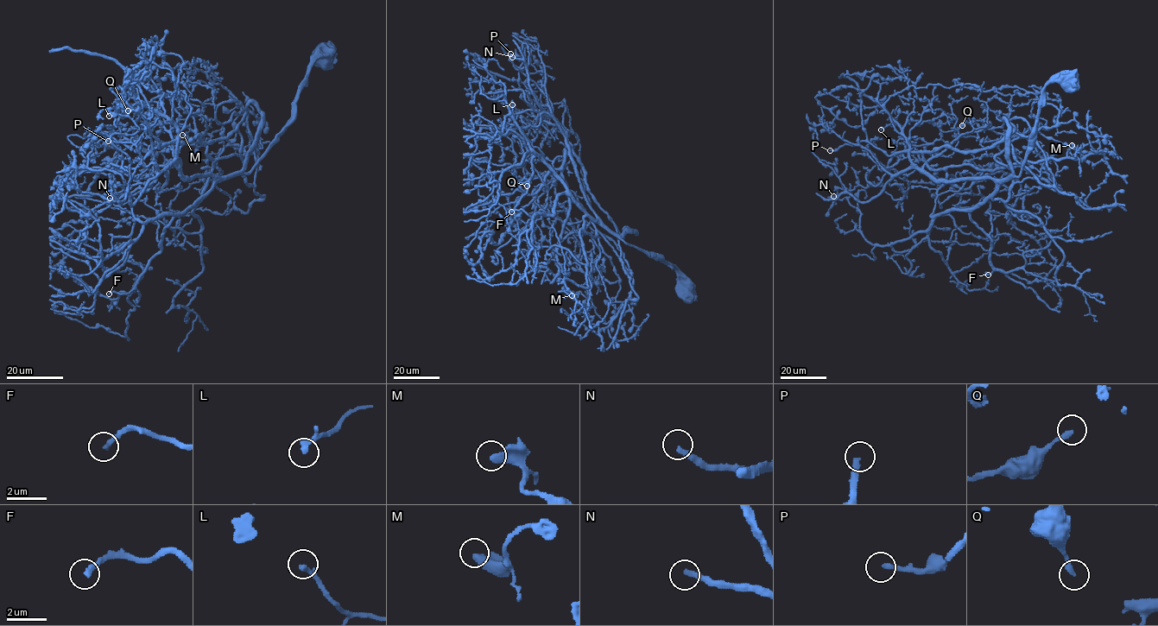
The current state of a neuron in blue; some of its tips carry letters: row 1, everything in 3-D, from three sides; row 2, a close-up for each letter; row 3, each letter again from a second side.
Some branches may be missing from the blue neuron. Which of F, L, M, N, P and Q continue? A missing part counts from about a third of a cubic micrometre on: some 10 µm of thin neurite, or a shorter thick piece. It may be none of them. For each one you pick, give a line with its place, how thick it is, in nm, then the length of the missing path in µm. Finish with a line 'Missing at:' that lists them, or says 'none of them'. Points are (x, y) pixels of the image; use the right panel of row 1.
F: place (988, 275); calibre 280 nm; missing 30 µm
N: place (833, 196); calibre 280 nm; missing 30 µm
P: place (830, 150); calibre 280 nm; missing 70 µm
Missing at: F, N, P

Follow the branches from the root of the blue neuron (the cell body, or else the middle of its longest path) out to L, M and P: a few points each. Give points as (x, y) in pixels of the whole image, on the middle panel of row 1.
L: (689, 289), (687, 279), (675, 267), (625, 243), (594, 212), (570, 153), (567, 131), (517, 110), (512, 104)
M: (689, 289), (675, 267), (585, 216), (584, 230), (604, 239), (633, 288), (606, 323), (589, 300), (572, 295)
P: (689, 289), (675, 267), (625, 243), (594, 212), (549, 99), (514, 66), (510, 53)

